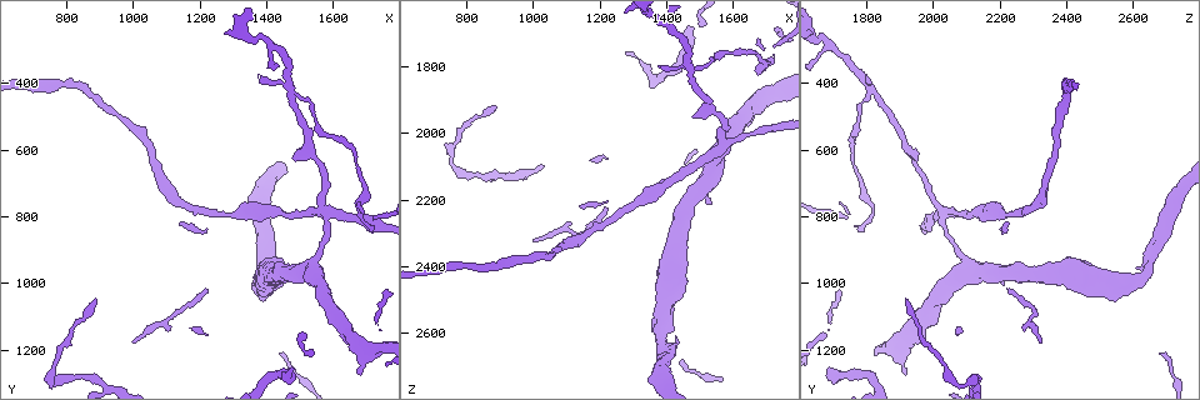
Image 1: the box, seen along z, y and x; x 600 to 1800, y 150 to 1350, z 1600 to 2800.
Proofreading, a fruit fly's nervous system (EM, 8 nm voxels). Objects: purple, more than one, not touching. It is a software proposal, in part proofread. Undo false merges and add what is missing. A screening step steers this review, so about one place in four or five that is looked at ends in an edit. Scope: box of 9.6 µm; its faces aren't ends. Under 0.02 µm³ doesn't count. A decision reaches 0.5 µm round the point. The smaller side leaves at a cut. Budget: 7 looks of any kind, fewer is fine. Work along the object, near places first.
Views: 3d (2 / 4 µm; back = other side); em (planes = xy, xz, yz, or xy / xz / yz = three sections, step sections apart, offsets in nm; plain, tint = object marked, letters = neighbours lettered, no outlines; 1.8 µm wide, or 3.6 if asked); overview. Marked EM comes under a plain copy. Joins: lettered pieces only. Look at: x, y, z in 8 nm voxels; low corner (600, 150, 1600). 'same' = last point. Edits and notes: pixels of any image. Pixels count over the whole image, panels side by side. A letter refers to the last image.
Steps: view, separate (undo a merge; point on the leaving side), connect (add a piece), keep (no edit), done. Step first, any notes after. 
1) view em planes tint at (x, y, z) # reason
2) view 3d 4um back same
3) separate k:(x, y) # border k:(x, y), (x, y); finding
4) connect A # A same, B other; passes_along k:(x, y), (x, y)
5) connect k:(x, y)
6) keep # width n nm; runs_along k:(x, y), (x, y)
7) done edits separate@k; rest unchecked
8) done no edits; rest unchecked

view 3d 4um at (880, 1050, 1920) # an open end

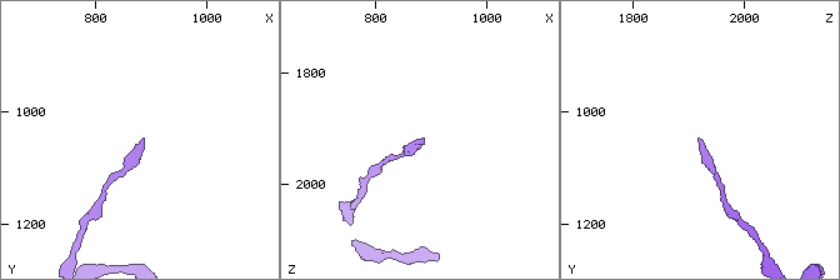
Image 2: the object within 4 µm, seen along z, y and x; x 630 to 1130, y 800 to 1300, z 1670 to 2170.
view em xz step 16 tint at (885, 1045, 1925) # shape alone is not enough

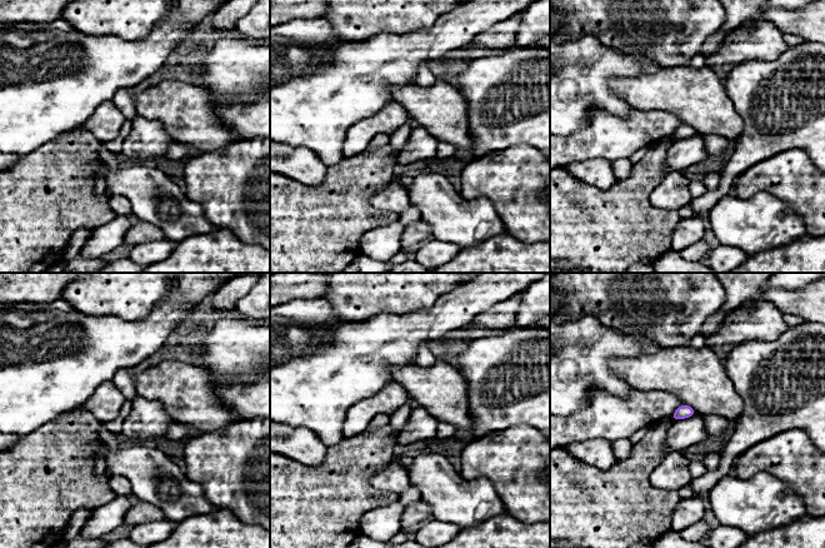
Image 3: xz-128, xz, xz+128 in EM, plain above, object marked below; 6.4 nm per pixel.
view em planes letters same

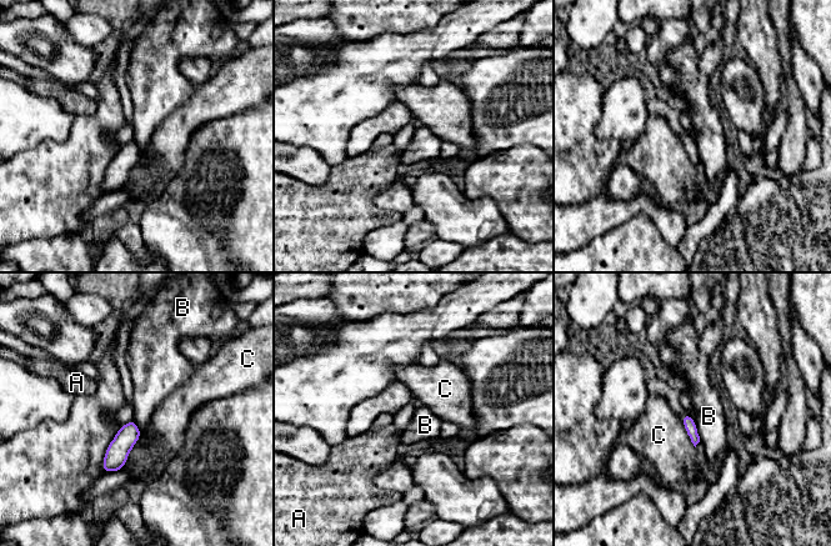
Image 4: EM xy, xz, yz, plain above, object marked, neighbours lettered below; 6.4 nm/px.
keep # width 80 nm; A other, B other, C other; border 4:(691, 416), (700, 440); none of them fits

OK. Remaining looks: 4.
view 3d 4um at (1490, 1250, 1680) # an open end

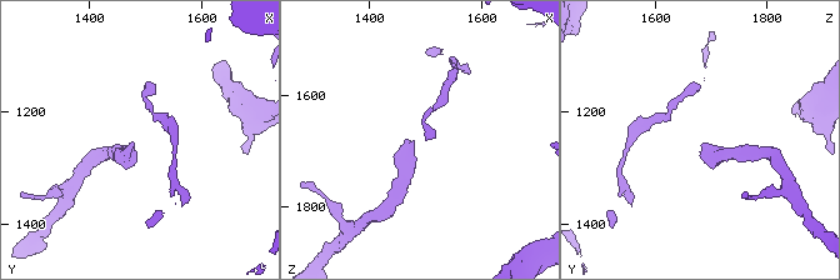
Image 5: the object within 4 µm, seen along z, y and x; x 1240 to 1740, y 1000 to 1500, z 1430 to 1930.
view em xz step 16 letters at (1480, 1260, 1680)

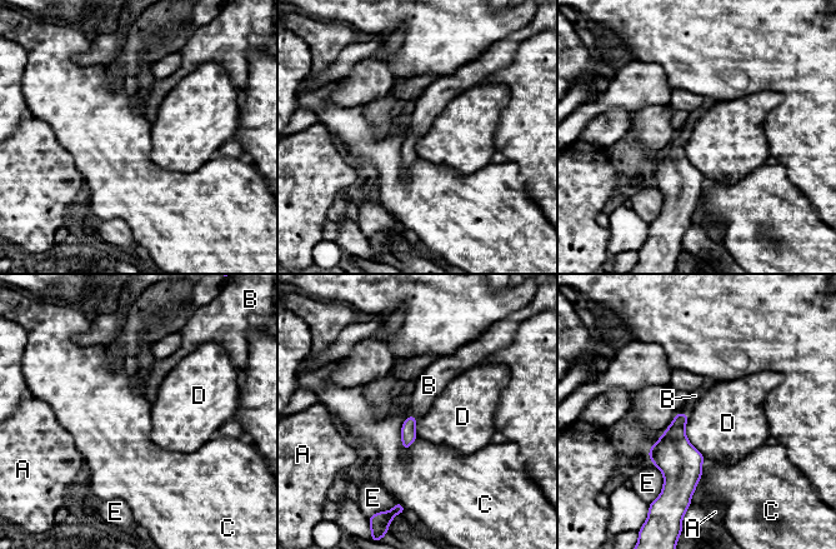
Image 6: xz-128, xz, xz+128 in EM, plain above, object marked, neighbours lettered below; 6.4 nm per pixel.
connect B # A other, B same, C other, D other, E other; passes_along 6:(409, 435), (414, 415), (429, 385); the neuron continues

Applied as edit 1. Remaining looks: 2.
view em planes letters at (1480, 420, 1820) # sharp bend

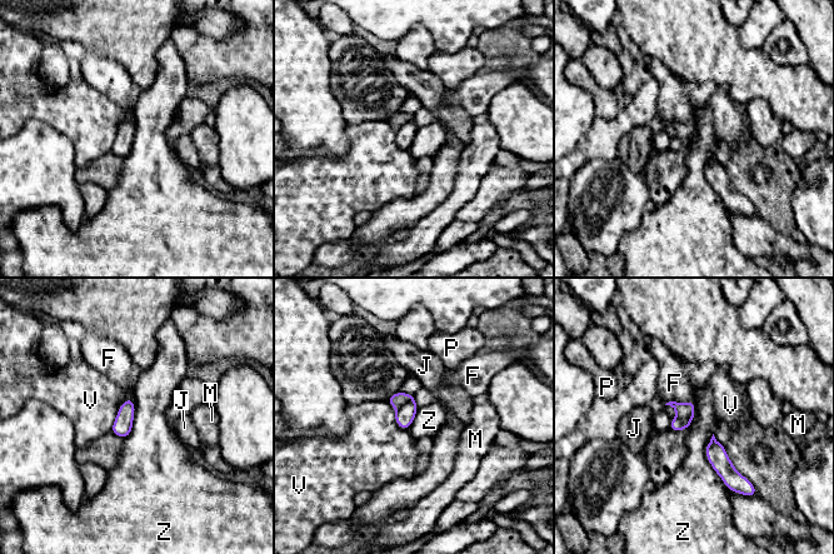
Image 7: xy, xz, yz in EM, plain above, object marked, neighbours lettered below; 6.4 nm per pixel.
separate 7:(398, 399) # longest_contact Z 400 nm; F other, J other, M other, P other, V other, Z other; border 7:(414, 402), (406, 402), (395, 408); two neurons meet here

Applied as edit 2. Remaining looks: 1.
done edits connect@6, separate@7; rest unchecked

